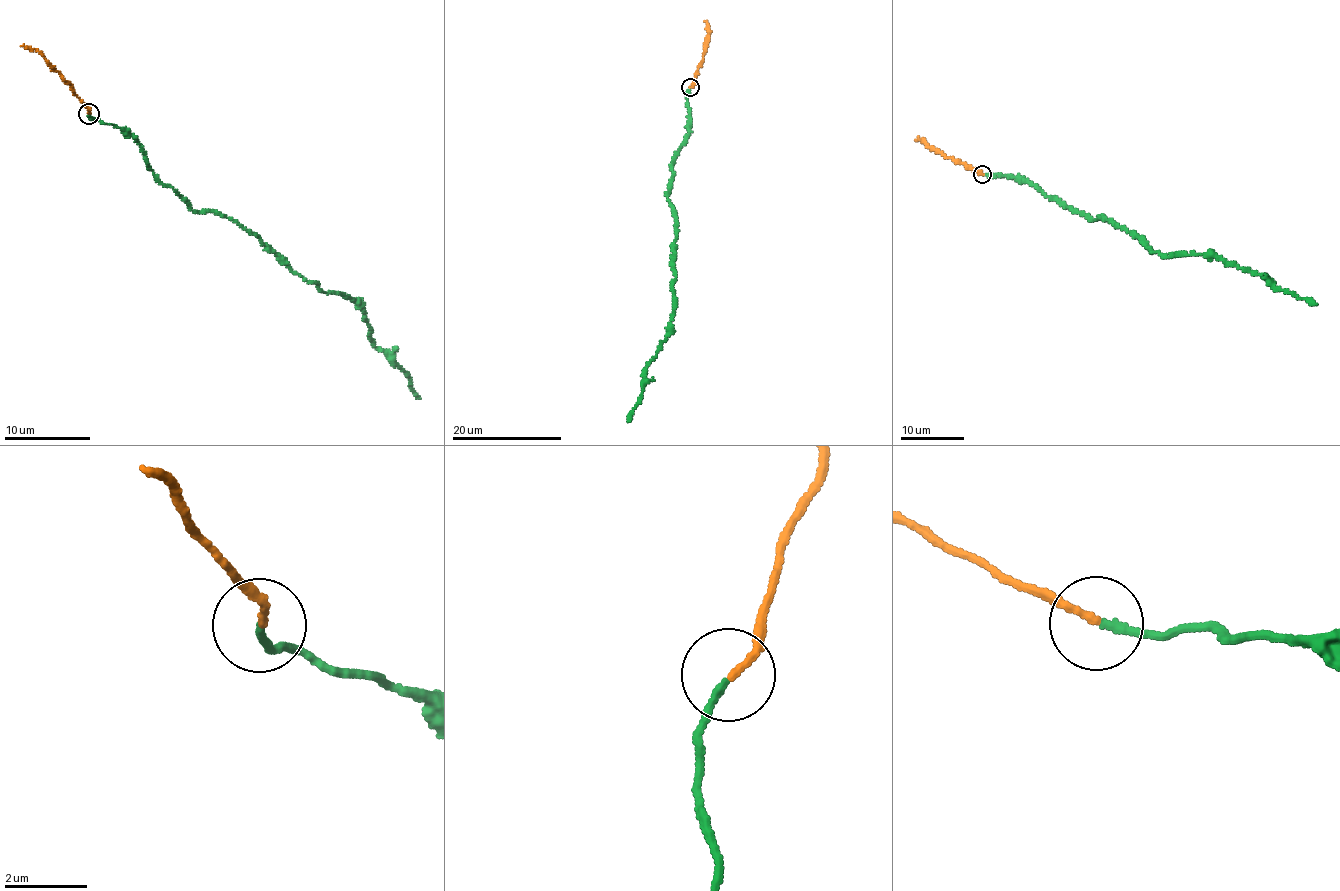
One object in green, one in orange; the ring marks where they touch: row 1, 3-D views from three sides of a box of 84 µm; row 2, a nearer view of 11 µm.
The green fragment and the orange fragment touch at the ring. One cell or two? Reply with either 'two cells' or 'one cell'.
one cell

